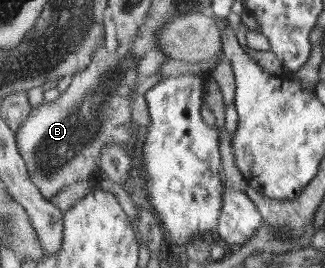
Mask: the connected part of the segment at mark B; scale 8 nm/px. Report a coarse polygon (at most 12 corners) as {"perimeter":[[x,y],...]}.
{"perimeter":[[100,46],[17,132],[49,200],[134,138],[131,47]]}

